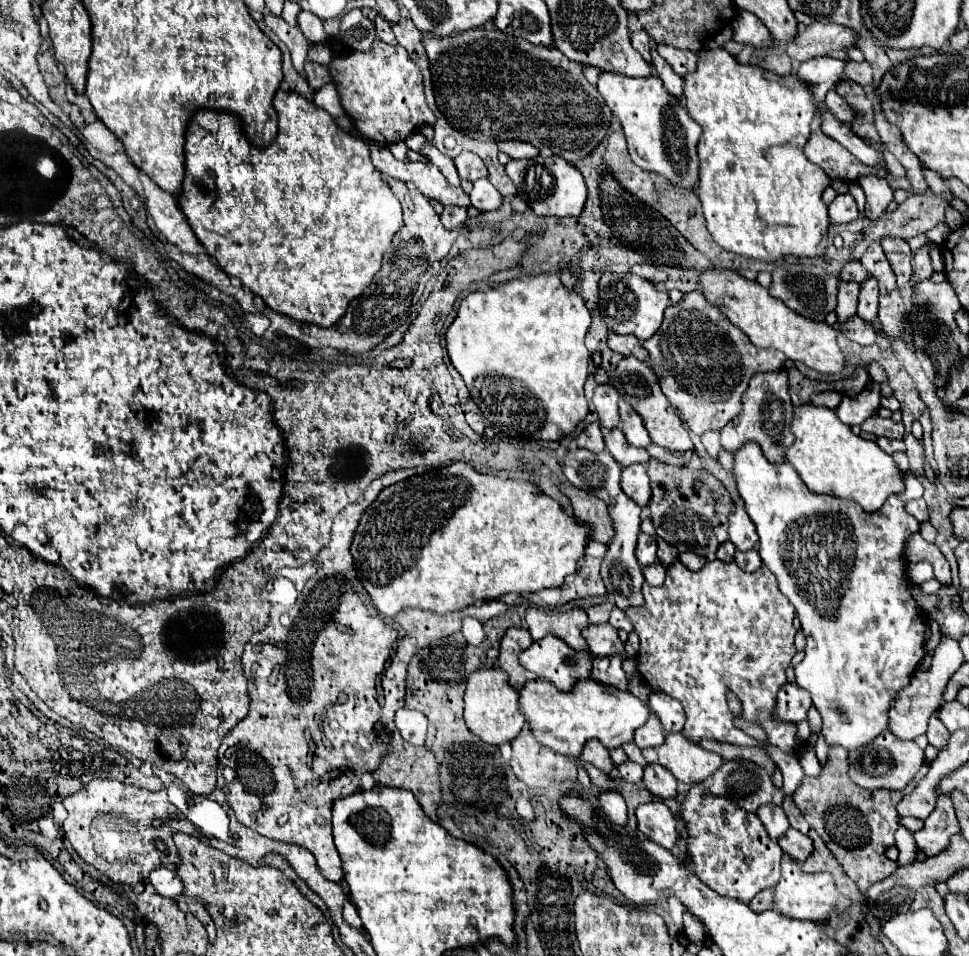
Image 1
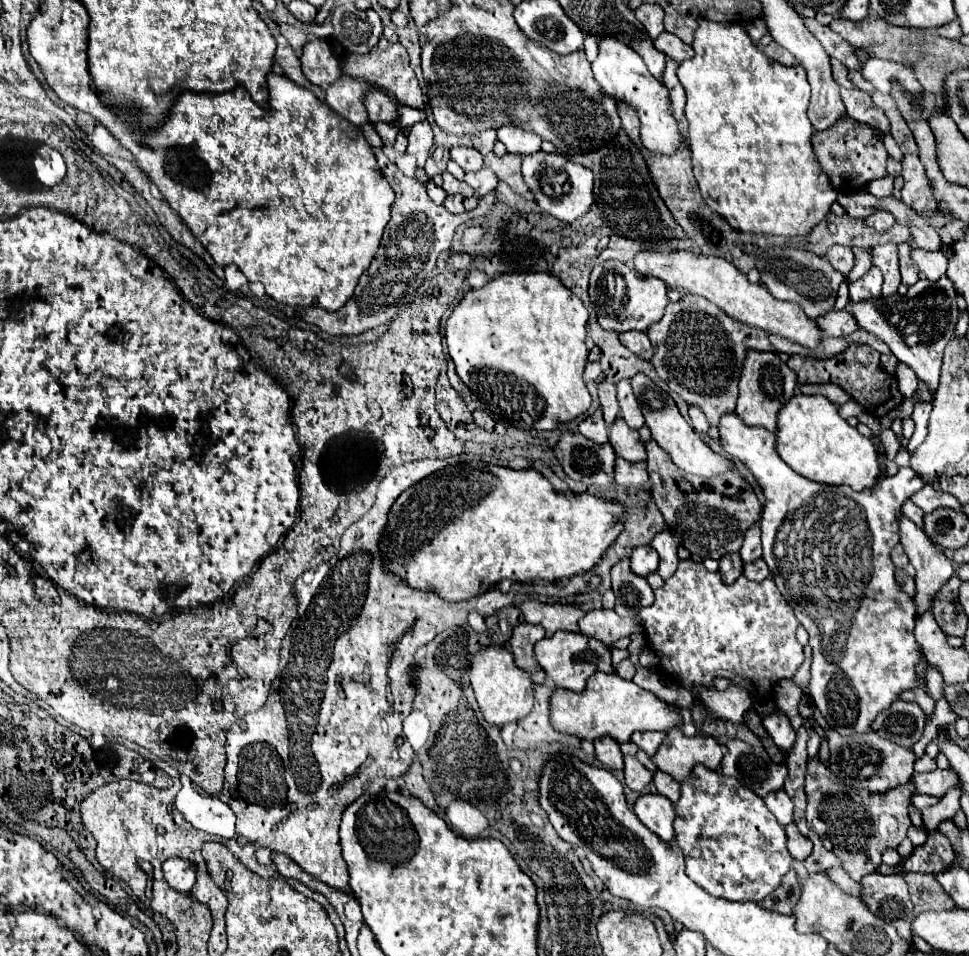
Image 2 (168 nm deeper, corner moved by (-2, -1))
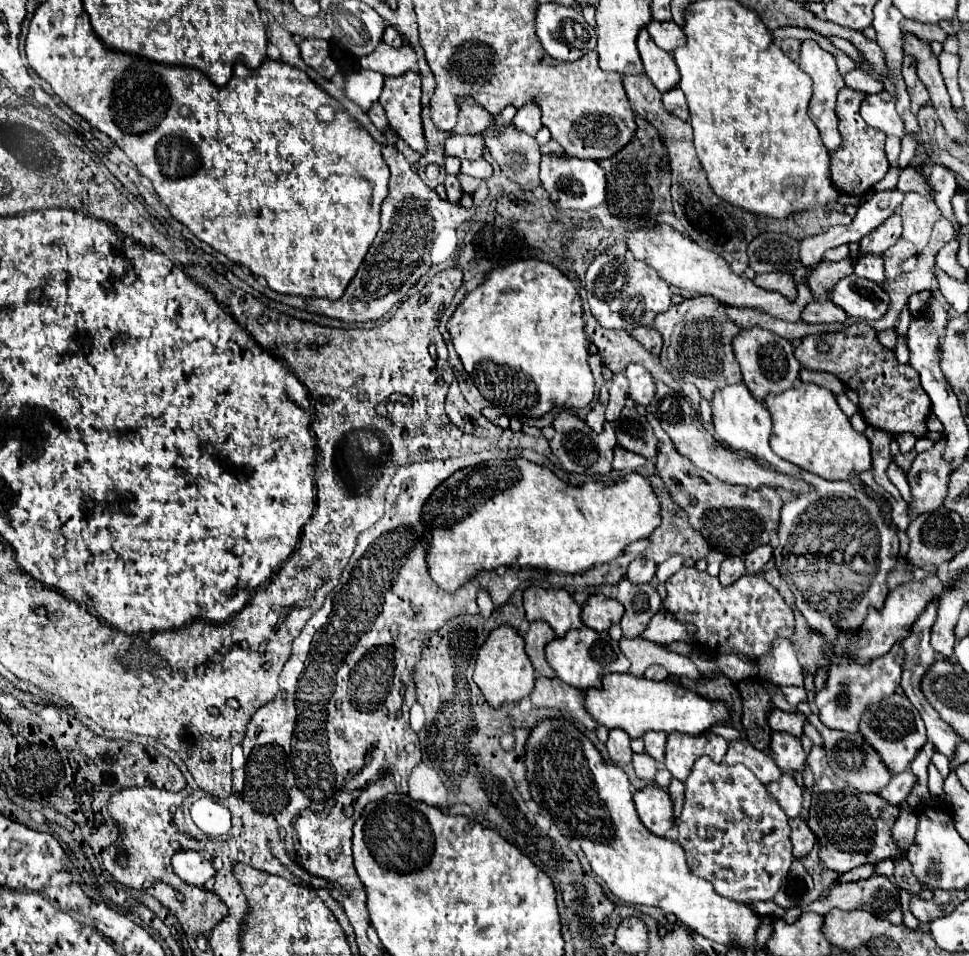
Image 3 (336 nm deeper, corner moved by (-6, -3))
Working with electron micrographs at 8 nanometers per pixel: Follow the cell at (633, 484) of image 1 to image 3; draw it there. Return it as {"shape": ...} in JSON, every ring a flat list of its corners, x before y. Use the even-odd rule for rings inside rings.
{"shape":[[619,446,615,448,615,458,613,458,613,468,615,470,627,470,627,472,635,472,639,468,645,466,645,458,633,454,633,452,627,452,627,450,621,450]]}

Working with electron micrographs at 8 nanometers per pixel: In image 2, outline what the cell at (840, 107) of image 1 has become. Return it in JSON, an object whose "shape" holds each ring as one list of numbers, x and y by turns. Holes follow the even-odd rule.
{"shape":[[841,88,841,98,847,108,847,114,859,122,871,124,881,134,889,134,889,120,881,108,877,108,871,100,869,92,857,88]]}

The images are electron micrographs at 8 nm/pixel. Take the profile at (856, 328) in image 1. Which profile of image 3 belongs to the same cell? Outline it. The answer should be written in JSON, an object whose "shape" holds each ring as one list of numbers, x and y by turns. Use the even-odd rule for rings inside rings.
{"shape":[[825,300,825,302,807,304,801,314,801,320,807,324,833,324,833,322,845,324,847,314,831,300]]}

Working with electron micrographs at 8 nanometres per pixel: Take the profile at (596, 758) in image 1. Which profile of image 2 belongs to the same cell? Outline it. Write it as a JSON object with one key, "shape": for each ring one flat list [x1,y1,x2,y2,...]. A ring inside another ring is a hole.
{"shape":[[597,738,595,740,595,756,607,766,609,770,621,770,623,768,623,754,613,738]]}

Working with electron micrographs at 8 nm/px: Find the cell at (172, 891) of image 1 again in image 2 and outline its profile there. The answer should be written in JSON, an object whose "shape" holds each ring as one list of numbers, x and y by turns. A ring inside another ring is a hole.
{"shape":[[175,856,175,858,165,860,163,872,165,872,165,880,169,882,169,886,179,892,189,892,195,884,195,866,185,858]]}

